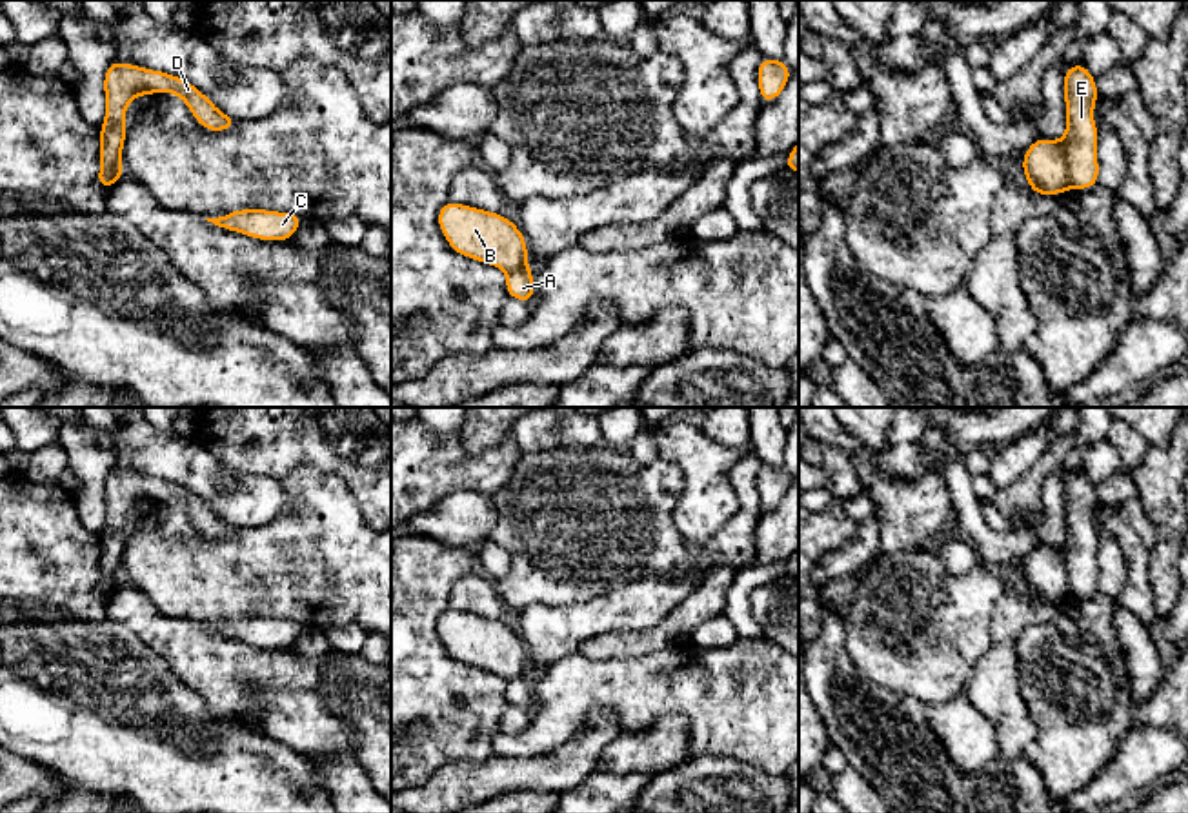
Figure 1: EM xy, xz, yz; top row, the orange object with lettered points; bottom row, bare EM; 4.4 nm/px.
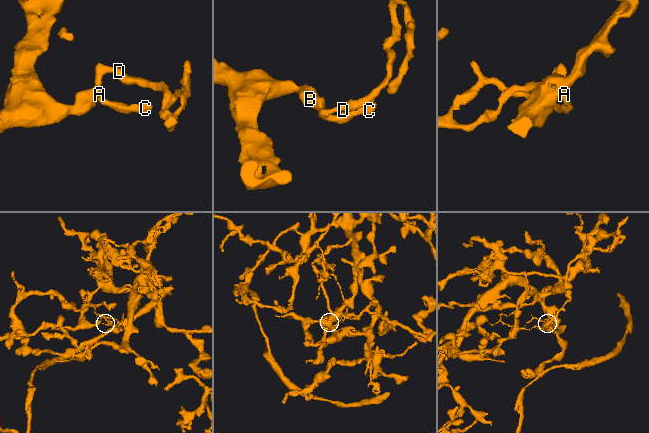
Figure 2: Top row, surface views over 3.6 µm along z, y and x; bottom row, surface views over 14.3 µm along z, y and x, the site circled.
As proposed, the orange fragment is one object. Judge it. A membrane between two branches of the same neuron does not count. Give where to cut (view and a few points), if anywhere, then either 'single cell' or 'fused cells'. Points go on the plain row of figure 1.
yz (1059, 552), (1072, 593) | fused cells

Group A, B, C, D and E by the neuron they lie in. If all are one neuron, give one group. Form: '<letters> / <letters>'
A C D E / B

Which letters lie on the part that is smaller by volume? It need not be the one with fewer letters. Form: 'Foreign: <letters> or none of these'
Foreign: A, C, D, E

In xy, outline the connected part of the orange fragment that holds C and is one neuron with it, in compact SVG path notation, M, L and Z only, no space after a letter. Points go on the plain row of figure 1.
M238 617L206 627L226 638L237 638L269 649L289 647L304 629L304 626L295 620L278 620L269 617Z

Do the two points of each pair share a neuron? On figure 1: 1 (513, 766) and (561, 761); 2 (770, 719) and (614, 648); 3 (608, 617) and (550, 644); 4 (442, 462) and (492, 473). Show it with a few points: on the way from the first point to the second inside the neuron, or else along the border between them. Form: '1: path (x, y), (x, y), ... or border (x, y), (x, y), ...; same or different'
1: path (524, 766), (550, 766); same
2: border (675, 646), (626, 659), (590, 657); different
3: path (594, 617), (573, 622), (564, 630); same
4: path (455, 470), (479, 473); same

